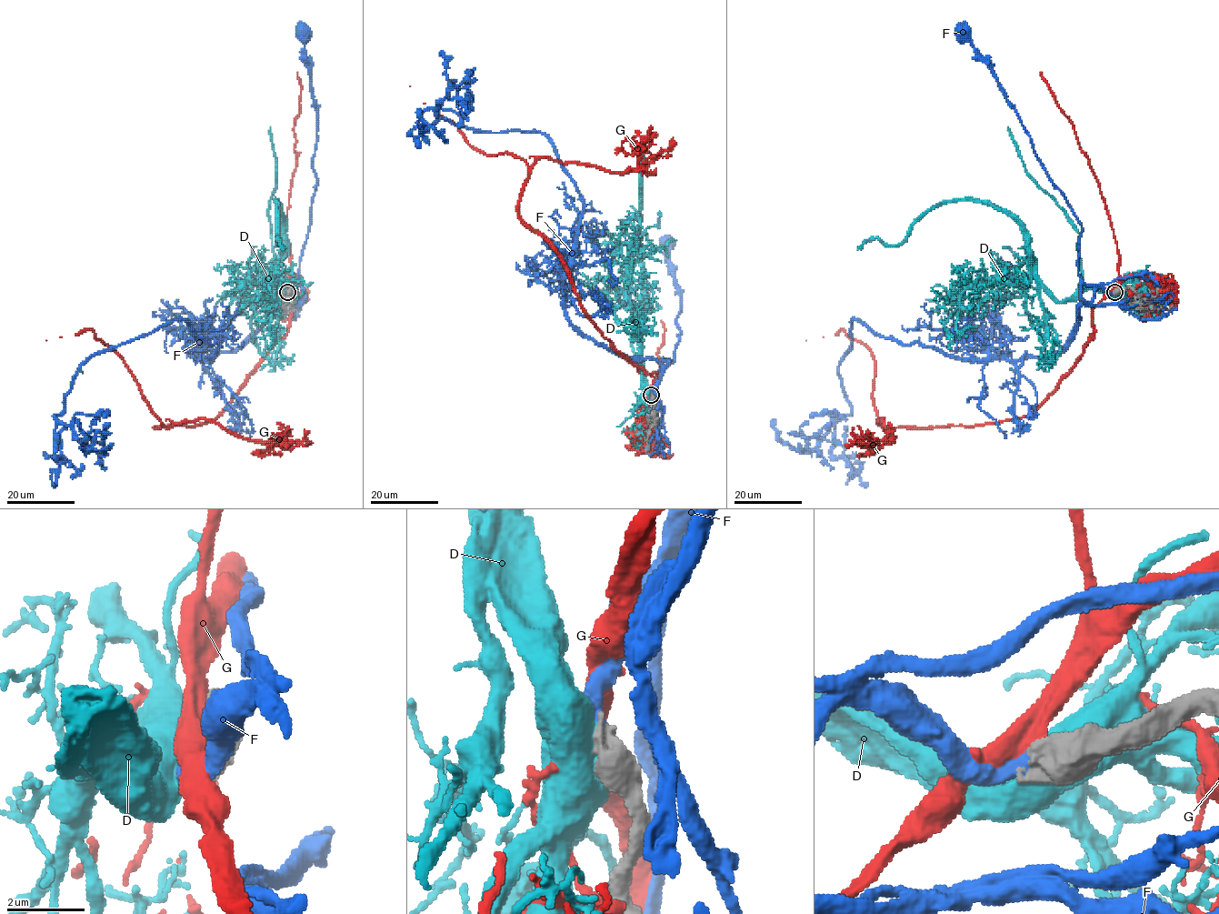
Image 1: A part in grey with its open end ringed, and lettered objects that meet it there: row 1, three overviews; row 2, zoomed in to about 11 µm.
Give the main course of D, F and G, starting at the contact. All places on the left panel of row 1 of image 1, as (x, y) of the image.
D: (287, 293), (278, 288), (274, 300), (275, 257), (281, 249), (276, 201), (276, 245), (278, 238), (284, 248)
F: (287, 292), (296, 286), (316, 178), (312, 167), (316, 104), (312, 93), (310, 62), (304, 55), (304, 31)
G: (288, 290), (288, 331), (224, 409), (196, 426), (154, 427), (164, 426), (140, 385), (90, 329), (46, 341)

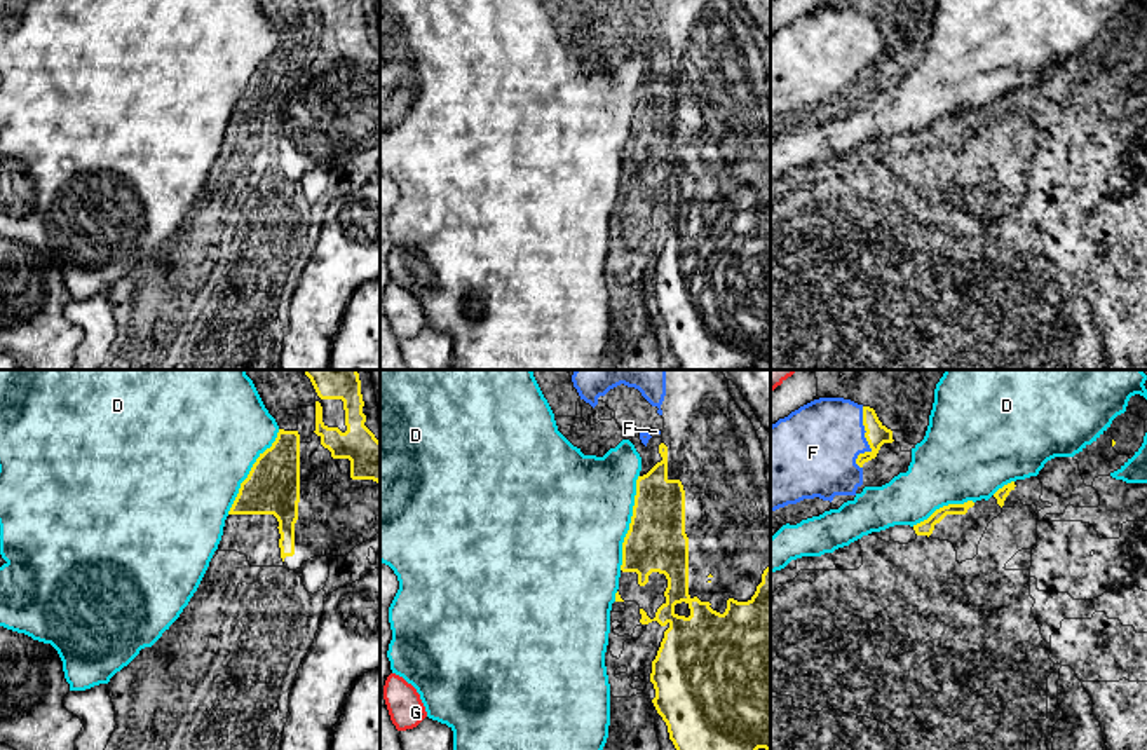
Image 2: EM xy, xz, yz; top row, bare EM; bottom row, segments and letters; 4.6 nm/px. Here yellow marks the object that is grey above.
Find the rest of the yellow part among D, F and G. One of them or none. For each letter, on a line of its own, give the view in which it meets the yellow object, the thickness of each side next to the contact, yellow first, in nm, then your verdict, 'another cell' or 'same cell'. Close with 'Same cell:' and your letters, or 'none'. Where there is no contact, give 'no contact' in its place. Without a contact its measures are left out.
D: meets yellow in xz; 280 nm thick on the yellow side, 480 nm on the other; another cell
F: meets yellow in yz; 100 nm thick on the yellow side, 400 nm on the other; same cell
G: no contact; another cell
Same cell: F

